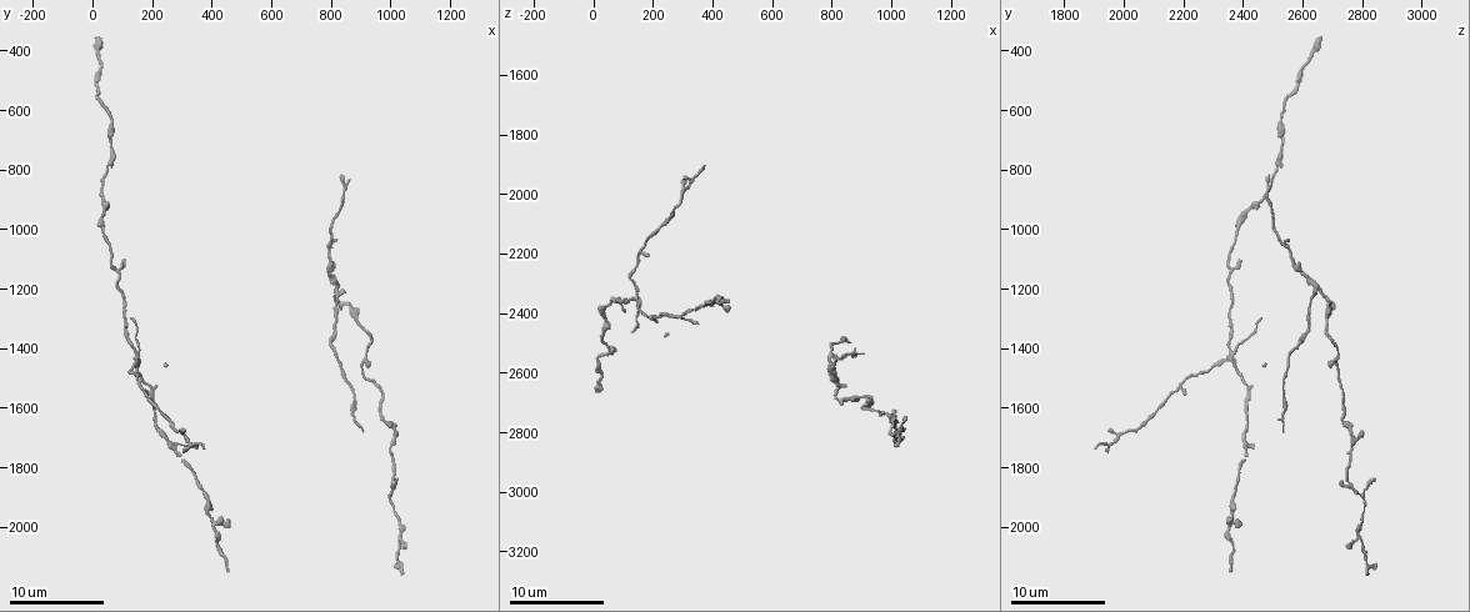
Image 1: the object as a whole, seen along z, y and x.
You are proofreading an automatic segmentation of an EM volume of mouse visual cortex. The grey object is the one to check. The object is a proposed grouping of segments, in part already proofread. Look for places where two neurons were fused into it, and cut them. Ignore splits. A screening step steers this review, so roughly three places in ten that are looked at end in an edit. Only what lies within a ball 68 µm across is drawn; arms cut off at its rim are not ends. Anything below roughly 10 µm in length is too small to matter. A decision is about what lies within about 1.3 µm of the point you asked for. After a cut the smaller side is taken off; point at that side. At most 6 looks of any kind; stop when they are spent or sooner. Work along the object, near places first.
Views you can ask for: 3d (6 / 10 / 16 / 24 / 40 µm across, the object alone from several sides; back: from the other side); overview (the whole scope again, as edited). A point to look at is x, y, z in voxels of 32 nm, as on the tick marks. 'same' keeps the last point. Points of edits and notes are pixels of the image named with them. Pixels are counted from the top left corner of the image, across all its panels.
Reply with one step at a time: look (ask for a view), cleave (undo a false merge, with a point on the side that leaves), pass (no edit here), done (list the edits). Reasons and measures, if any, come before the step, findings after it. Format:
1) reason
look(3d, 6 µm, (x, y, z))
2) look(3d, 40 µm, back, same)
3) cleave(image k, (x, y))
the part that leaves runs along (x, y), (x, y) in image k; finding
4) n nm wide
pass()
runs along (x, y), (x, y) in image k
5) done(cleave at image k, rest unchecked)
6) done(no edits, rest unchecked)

calibre changes
look(3d, 10 µm, (1000, 1890, 2800))

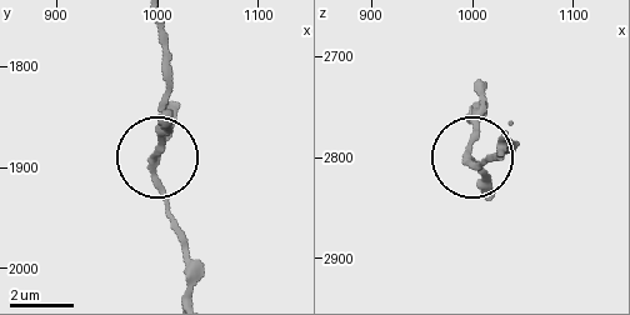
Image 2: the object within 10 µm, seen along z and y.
zoom in
look(3d, 6 µm, (996, 1892, 2798))

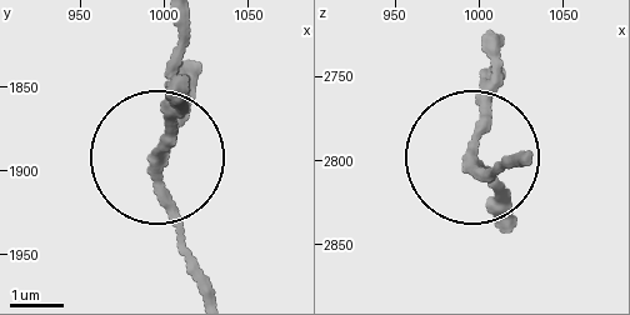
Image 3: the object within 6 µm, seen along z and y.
3 arms
pass()
runs along (184, 33), (158, 168), (201, 288) in image 3; all the same neuron

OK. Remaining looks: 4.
thick turns thin
look(3d, 10 µm, (1010, 1690, 2770))

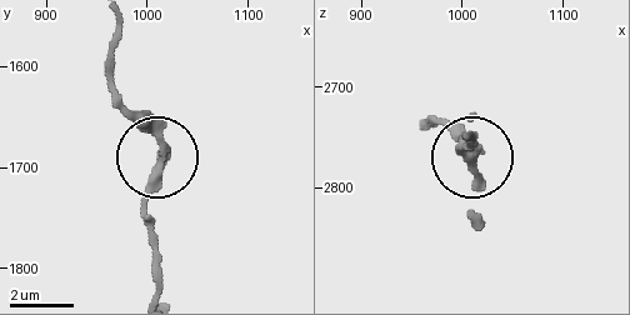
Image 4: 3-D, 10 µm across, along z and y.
look(3d, 10 µm, back, same)

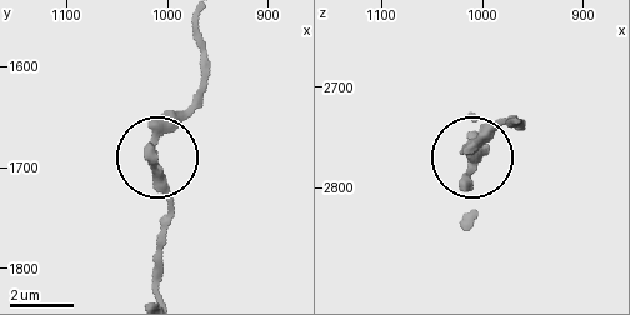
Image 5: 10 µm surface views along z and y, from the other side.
3 arms
pass()
one neuron here

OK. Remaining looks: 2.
four-way junction
look(3d, 10 µm, (150, 1420, 2350))

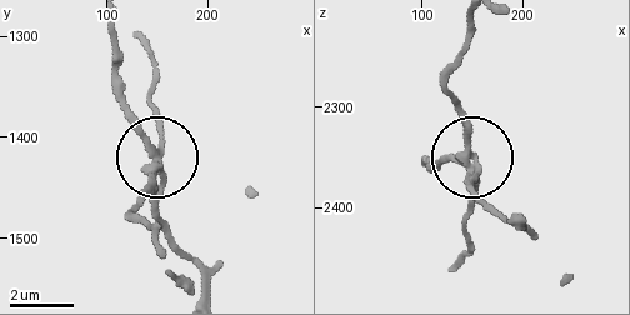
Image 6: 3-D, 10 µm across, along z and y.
230 nm wide
cleave(image 6, (468, 120))
the part that leaves runs along (470, 164), (470, 126), (446, 79), (470, 21) in image 6; two neurons meet here

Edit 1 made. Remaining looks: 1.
done(cleave at image 6, rest unchecked)

